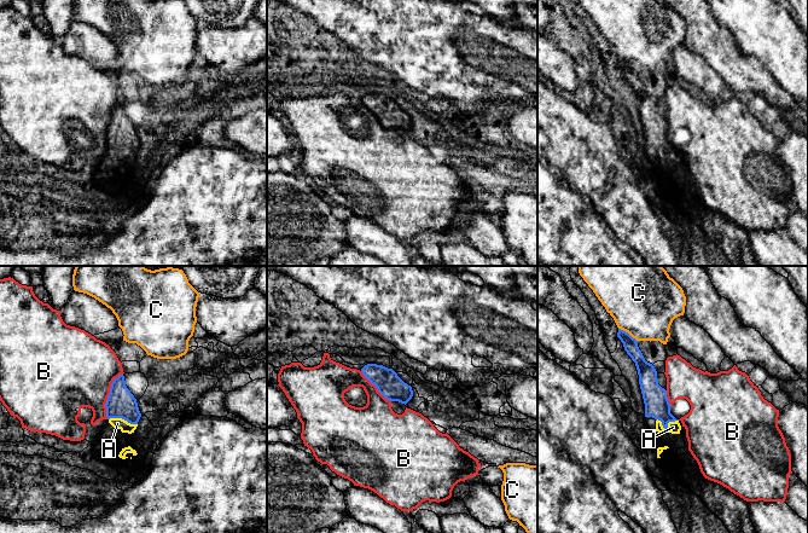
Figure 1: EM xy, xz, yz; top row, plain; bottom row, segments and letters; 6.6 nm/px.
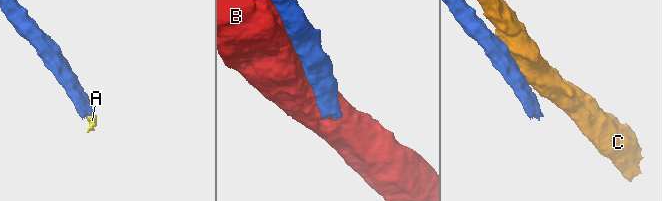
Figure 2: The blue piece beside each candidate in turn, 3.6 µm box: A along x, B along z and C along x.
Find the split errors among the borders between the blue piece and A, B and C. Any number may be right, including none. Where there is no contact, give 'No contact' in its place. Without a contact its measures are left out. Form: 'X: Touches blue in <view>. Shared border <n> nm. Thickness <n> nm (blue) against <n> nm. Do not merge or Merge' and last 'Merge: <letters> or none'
A: Touches blue in yz. Shared border 150 nm. Thickness 160 nm (blue) against 80 nm. Merge
B: Touches blue in xy. Shared border 320 nm. Thickness 190 nm (blue) against 460 nm. Do not merge
C: Touches blue in yz. Shared border 160 nm. Thickness 100 nm (blue) against 460 nm. Do not merge
Merge: A

